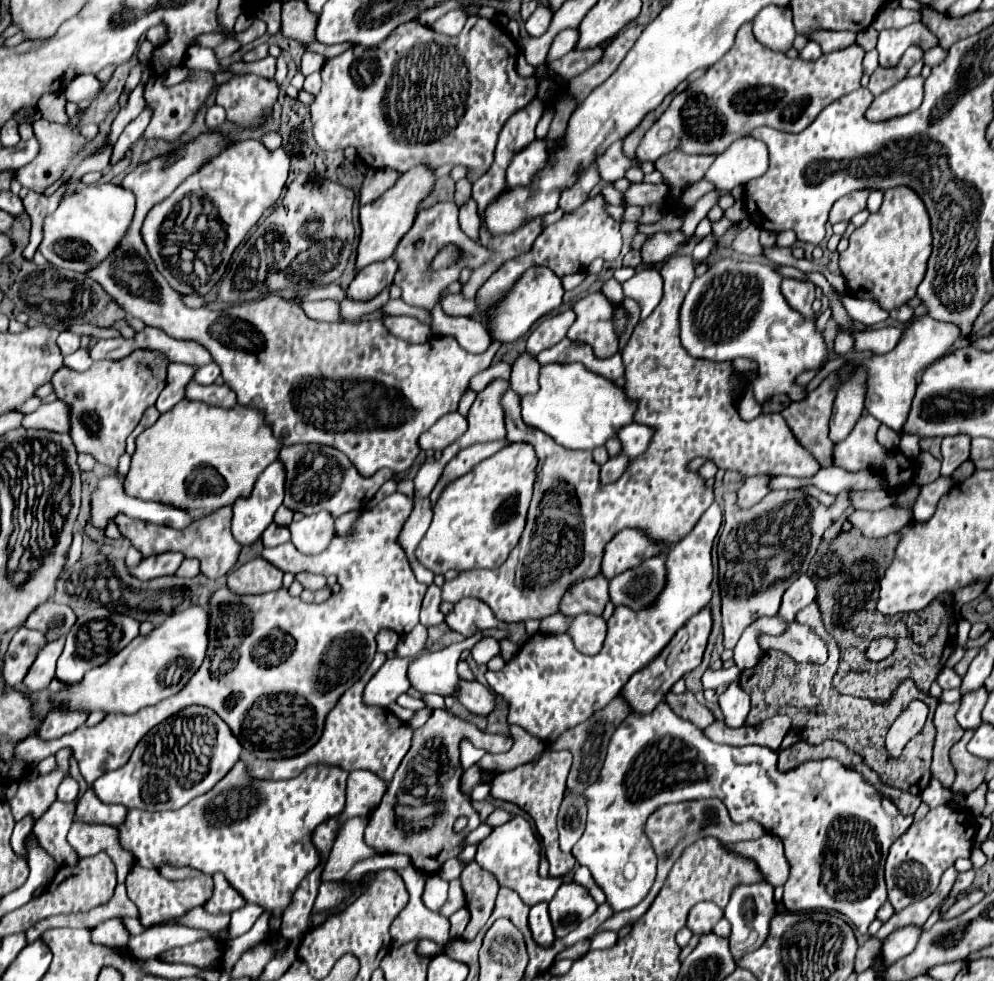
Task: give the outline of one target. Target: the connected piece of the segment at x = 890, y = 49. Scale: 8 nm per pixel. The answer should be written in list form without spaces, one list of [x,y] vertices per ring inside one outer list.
[[[921,22],[905,26],[901,30],[881,30],[879,32],[879,42],[877,42],[877,52],[879,52],[879,66],[889,68],[897,64],[897,60],[903,56],[903,52],[913,46],[919,45],[924,52],[935,48],[937,36],[929,32]]]

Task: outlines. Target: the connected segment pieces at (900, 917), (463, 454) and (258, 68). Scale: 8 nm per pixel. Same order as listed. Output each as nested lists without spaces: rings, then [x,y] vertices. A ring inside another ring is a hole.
[[[949,868],[949,870],[941,876],[941,884],[939,884],[939,888],[937,888],[931,896],[927,896],[927,898],[923,898],[923,900],[919,900],[919,902],[909,904],[909,906],[903,908],[901,912],[895,912],[895,914],[879,928],[879,932],[877,932],[875,936],[877,936],[879,940],[885,940],[885,938],[887,938],[891,932],[895,932],[897,928],[903,928],[903,926],[923,926],[925,920],[929,918],[929,914],[931,914],[935,908],[939,908],[939,904],[949,896],[949,890],[951,890],[955,878],[957,878],[957,870],[955,870],[955,868]]]
[[[495,440],[495,442],[487,442],[487,444],[473,444],[473,446],[459,450],[459,454],[445,466],[443,476],[439,478],[439,484],[433,488],[433,492],[429,496],[431,504],[437,500],[437,494],[441,494],[441,488],[445,488],[445,484],[449,484],[453,478],[459,478],[465,472],[469,472],[475,464],[479,464],[481,460],[499,452],[505,444],[507,444],[507,440]]]
[[[267,56],[267,58],[259,60],[259,62],[253,62],[253,64],[243,64],[243,61],[239,61],[232,64],[229,69],[234,74],[257,74],[257,76],[263,76],[263,78],[273,80],[273,74],[275,74],[275,58],[273,56]]]

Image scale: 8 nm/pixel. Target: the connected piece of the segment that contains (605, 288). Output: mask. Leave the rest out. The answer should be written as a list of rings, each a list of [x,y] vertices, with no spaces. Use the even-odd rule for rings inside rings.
[[[609,278],[603,286],[601,286],[601,294],[611,302],[611,304],[617,304],[623,300],[623,288],[621,284],[615,280],[615,278]]]

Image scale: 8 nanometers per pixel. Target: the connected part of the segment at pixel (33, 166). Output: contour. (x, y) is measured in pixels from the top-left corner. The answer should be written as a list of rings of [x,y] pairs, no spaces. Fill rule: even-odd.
[[[83,100],[77,104],[77,114],[73,118],[69,118],[67,124],[55,124],[55,122],[47,122],[47,120],[37,120],[33,122],[33,130],[35,130],[35,138],[39,142],[39,154],[35,156],[35,160],[31,160],[27,166],[23,166],[19,172],[17,172],[17,178],[21,182],[21,186],[37,192],[37,194],[43,194],[45,188],[49,188],[53,182],[57,182],[67,164],[71,162],[71,158],[87,144],[87,140],[81,136],[79,132],[79,122],[81,122],[81,116],[85,114],[85,110],[91,106],[92,100]]]

